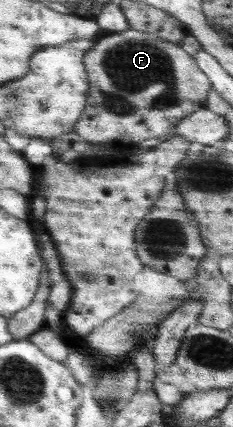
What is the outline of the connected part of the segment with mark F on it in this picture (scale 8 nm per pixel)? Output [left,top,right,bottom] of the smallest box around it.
[73,28,212,147]

